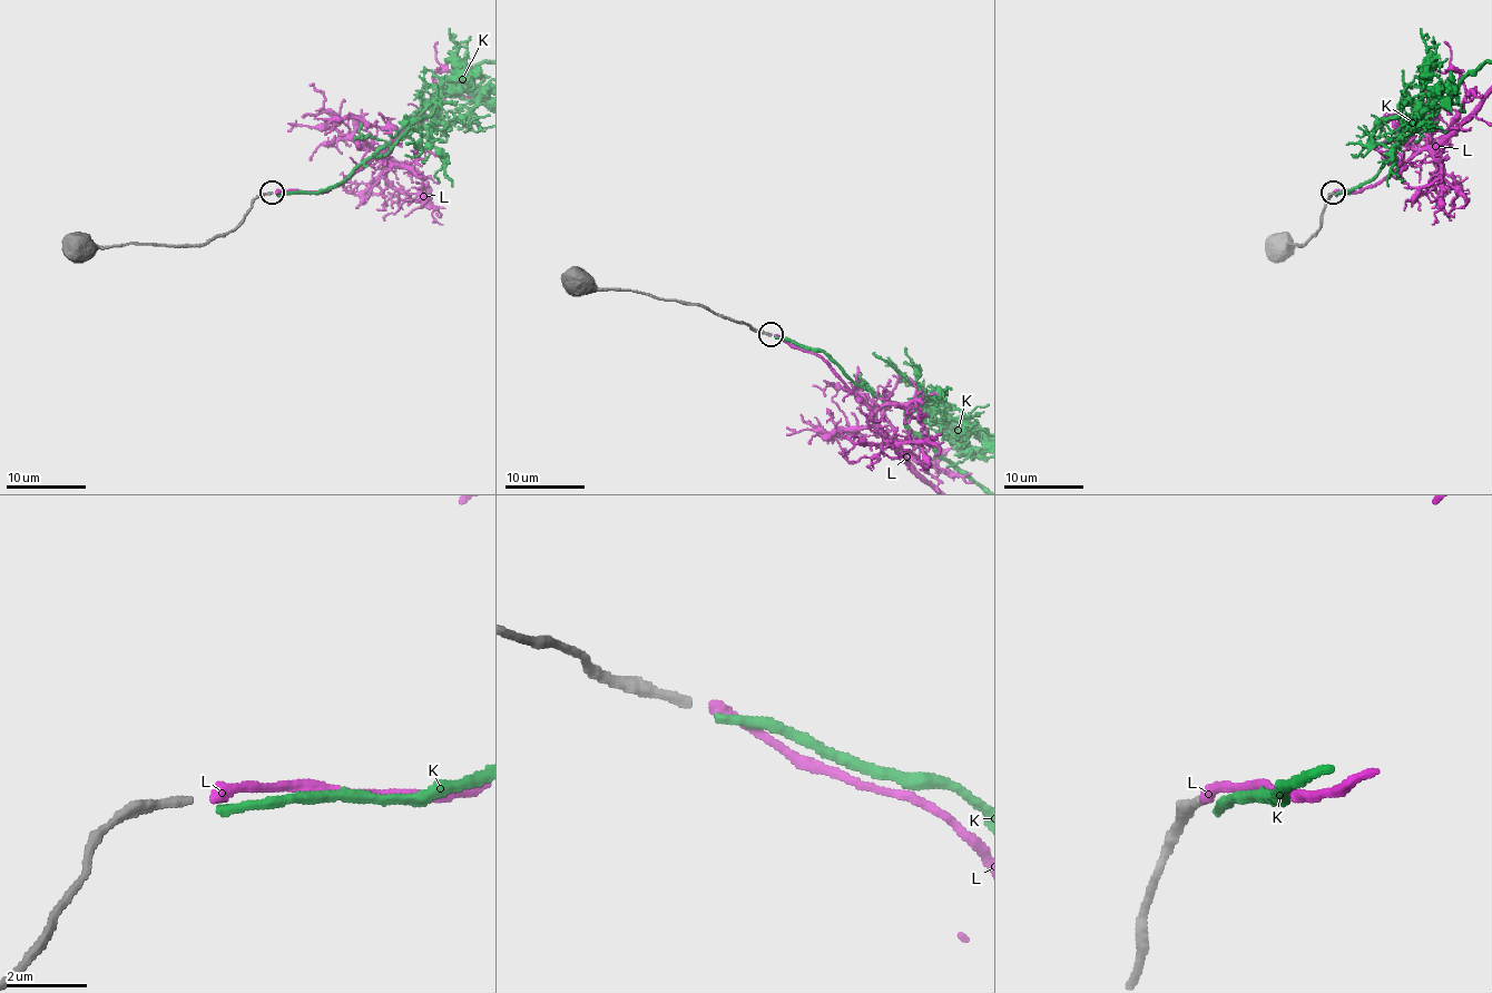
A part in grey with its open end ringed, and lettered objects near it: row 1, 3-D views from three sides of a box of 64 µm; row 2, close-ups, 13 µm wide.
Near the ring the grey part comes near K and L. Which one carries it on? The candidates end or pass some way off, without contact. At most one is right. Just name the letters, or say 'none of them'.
none of them

